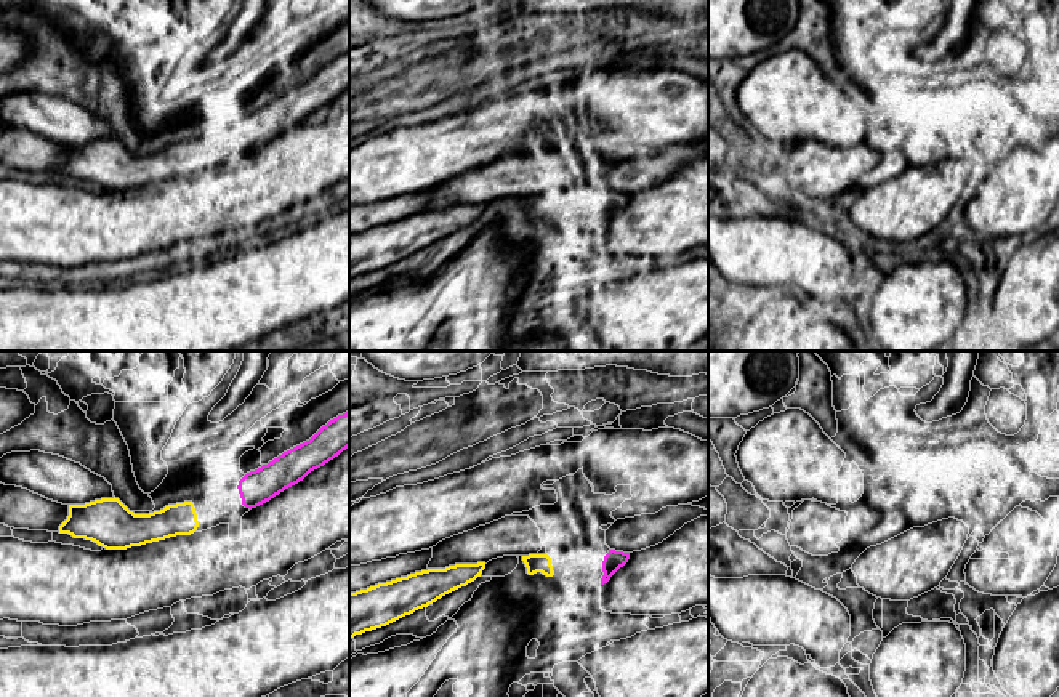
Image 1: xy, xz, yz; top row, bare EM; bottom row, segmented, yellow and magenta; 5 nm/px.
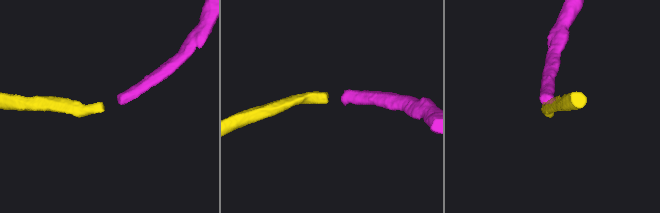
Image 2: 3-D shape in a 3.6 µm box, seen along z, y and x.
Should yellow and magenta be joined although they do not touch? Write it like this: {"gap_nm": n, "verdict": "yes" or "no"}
{"gap_nm": 240, "verdict": "yes"}

